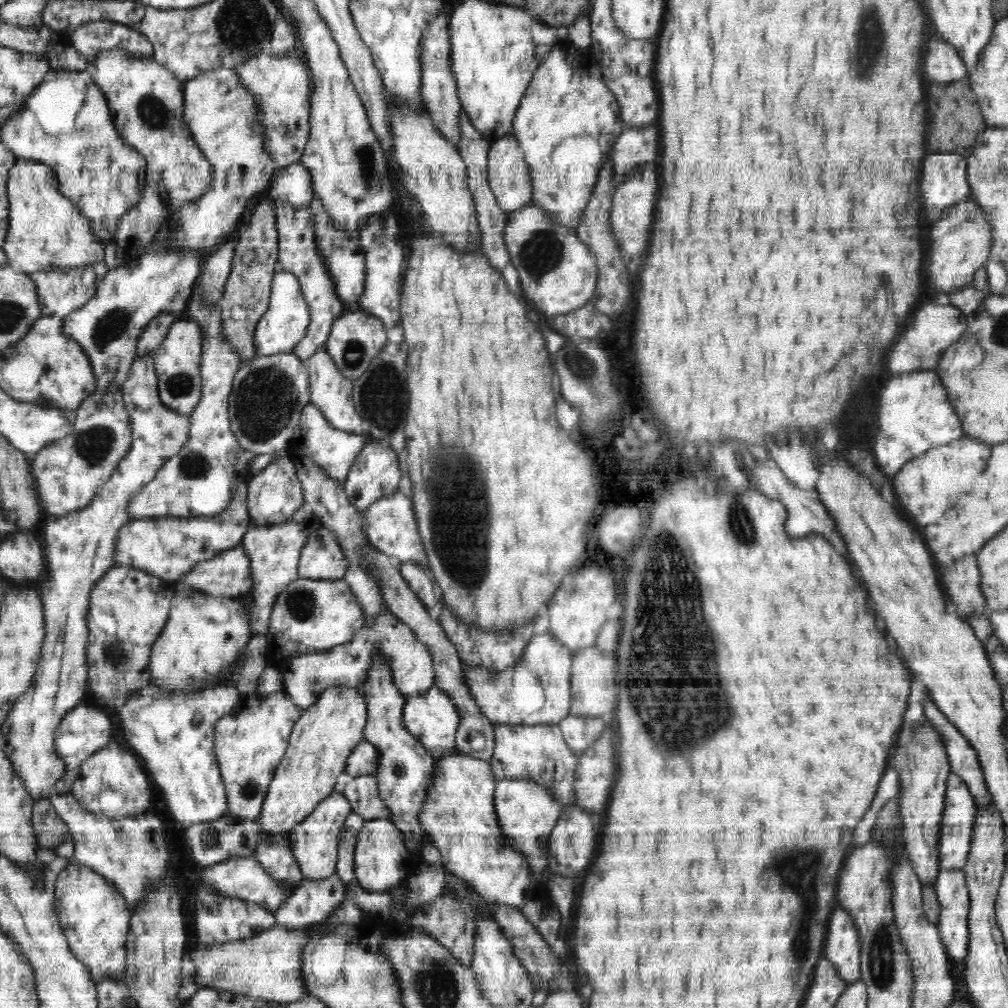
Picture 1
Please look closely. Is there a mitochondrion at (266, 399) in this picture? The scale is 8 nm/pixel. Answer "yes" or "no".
yes

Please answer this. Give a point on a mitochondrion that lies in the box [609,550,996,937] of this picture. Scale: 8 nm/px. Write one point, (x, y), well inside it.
(797, 868)

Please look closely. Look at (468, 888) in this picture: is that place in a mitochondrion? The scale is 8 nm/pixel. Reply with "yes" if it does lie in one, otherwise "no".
no

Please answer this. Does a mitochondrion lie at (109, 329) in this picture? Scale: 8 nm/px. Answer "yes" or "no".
yes

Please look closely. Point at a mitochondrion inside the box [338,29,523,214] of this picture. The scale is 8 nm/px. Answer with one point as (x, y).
(366, 158)

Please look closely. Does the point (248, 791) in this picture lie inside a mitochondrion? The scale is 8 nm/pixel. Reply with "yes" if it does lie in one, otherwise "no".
yes

